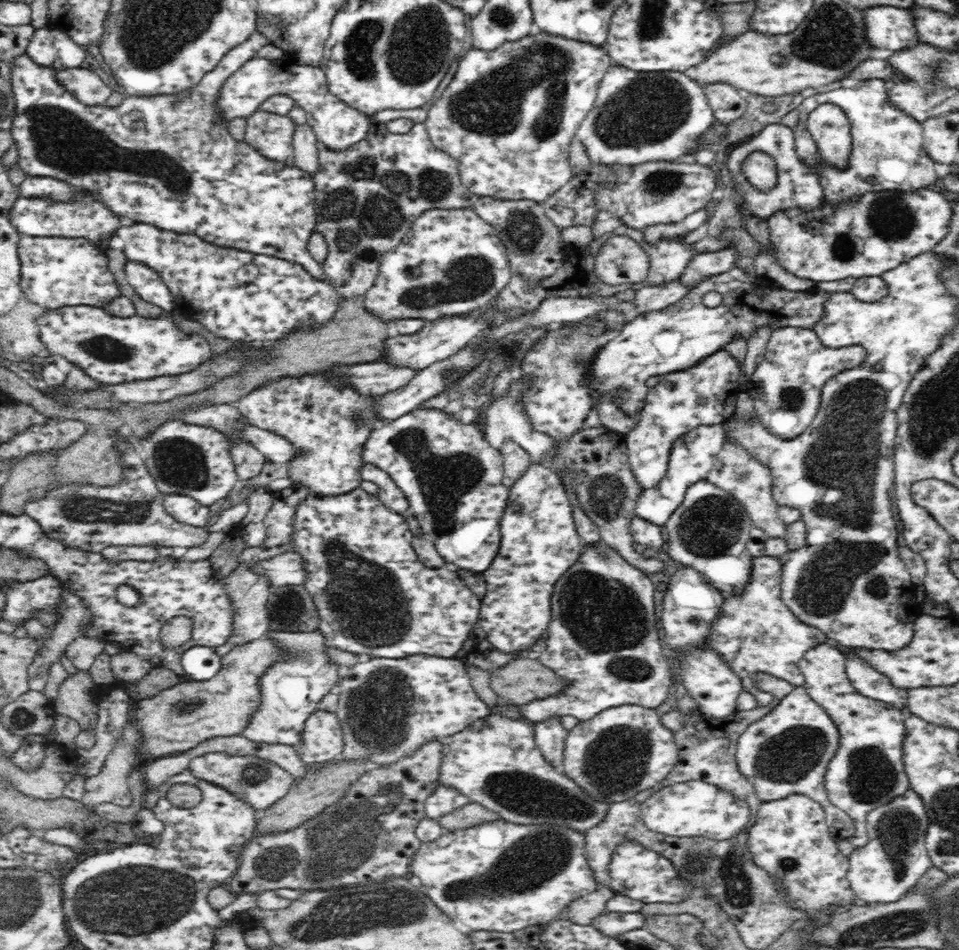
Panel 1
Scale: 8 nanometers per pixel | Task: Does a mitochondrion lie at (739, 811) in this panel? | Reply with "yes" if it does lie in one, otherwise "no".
no

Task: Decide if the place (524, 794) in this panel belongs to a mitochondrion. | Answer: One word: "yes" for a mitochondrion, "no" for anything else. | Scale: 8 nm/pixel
yes

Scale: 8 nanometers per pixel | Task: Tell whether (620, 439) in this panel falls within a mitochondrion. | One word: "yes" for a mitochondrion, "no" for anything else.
no

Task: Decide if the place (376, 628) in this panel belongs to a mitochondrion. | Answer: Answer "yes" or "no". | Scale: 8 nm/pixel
yes

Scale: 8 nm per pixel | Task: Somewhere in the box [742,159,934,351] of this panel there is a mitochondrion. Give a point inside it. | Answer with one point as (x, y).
(889, 217)

